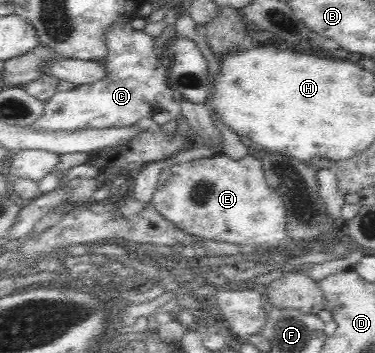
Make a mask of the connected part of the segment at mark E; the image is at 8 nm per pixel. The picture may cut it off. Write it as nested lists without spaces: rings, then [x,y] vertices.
[[[250,153],[238,161],[226,154],[216,154],[163,169],[151,205],[176,227],[204,239],[228,241],[234,245],[256,245],[266,249],[277,247],[287,236],[285,200],[270,187],[262,171],[262,163]]]

